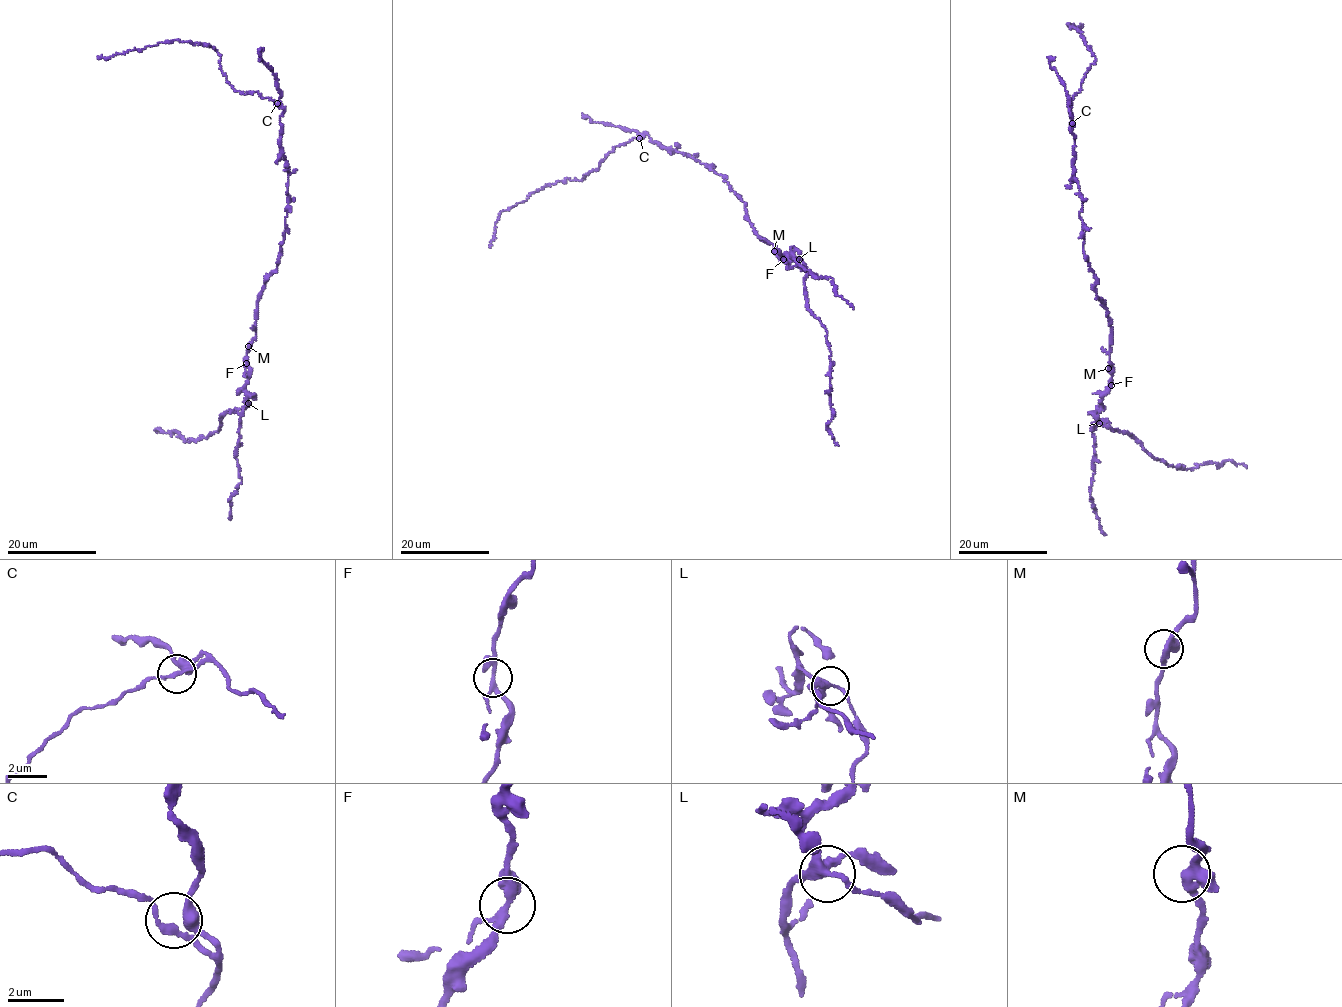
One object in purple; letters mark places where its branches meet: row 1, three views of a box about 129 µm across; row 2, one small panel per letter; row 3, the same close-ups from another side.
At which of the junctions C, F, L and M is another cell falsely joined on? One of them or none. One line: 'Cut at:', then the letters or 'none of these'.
Cut at: L

